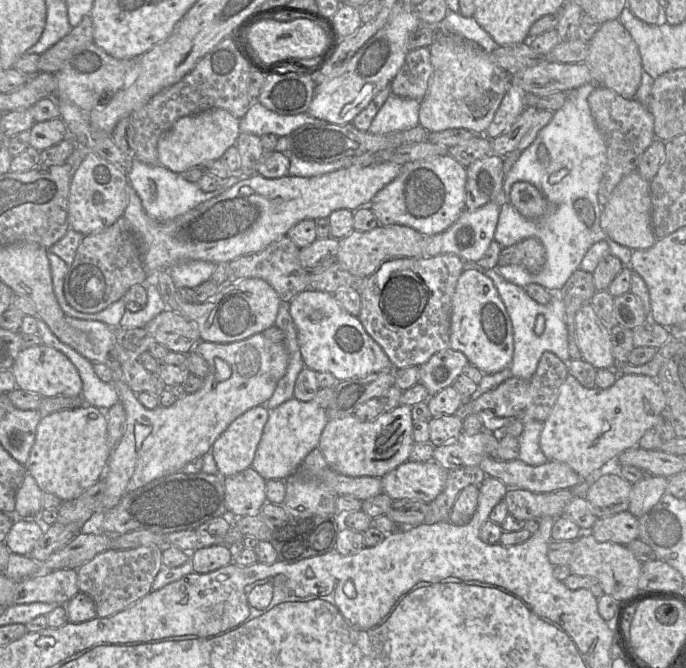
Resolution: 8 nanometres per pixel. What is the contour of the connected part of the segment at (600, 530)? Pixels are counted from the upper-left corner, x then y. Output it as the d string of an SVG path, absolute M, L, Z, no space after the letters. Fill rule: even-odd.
M628 510L598 518L588 531L599 542L613 542L627 546L639 538L638 518Z

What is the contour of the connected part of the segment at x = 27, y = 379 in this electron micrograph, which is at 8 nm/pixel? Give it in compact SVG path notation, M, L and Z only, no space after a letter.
M44 344L22 349L16 357L11 371L16 387L33 392L42 397L79 397L82 393L82 380L75 365L61 351Z

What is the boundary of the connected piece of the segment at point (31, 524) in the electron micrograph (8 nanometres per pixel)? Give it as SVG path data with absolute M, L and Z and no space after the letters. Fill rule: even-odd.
M16 518L5 539L11 553L30 555L45 527L37 518Z

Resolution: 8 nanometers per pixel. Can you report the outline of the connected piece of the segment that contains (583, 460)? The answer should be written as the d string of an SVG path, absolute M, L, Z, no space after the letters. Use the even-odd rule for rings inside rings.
M568 374L543 423L540 449L548 461L566 463L585 479L602 466L616 461L622 452L638 446L645 432L654 428L665 407L666 396L657 379L650 376L619 374L609 388L587 389Z

